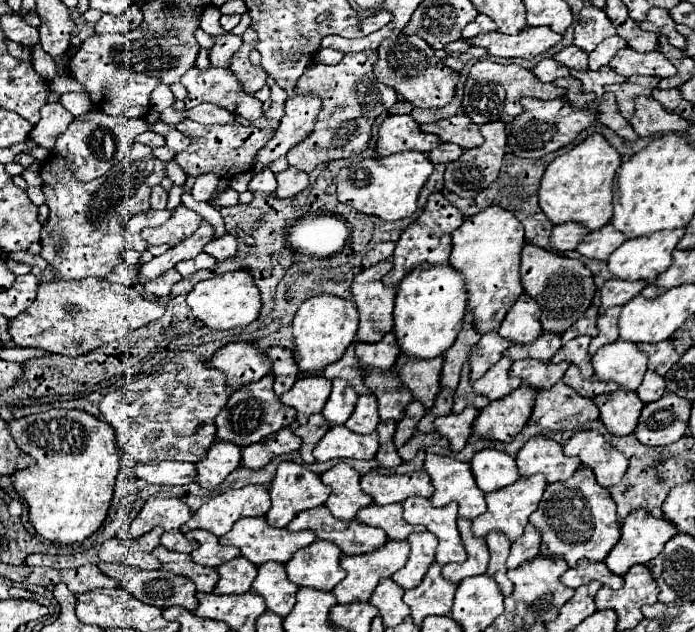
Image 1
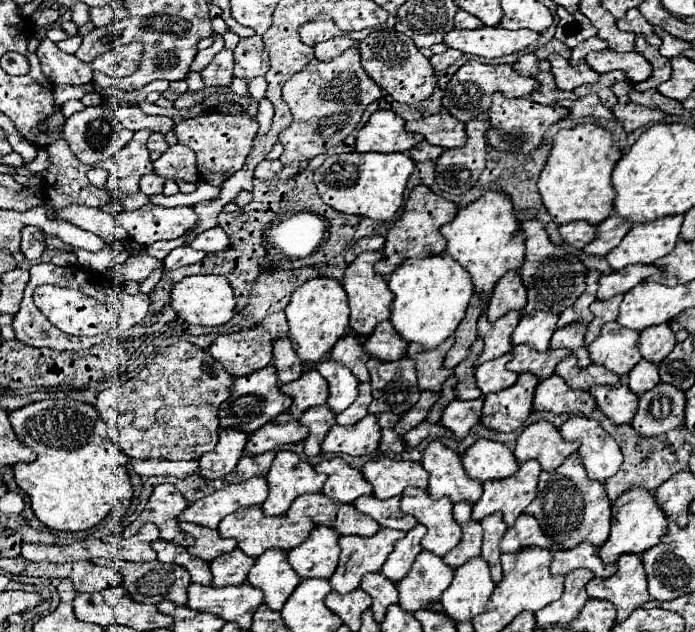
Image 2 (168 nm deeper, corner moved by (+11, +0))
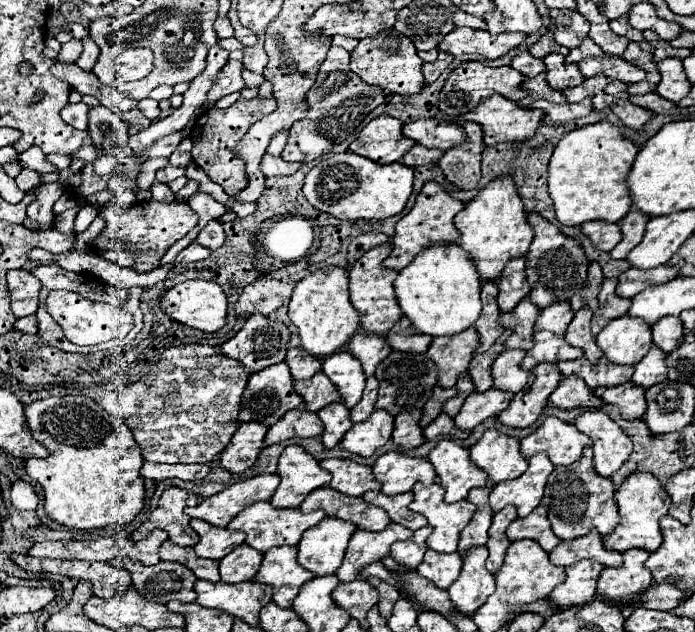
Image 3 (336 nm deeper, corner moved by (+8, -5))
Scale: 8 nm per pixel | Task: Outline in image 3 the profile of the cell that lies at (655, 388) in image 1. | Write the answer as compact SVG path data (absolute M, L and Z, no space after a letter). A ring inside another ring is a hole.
M651 348L651 352L647 352L647 356L635 364L635 374L631 378L633 384L637 384L639 388L651 388L659 382L663 382L667 378L667 368L665 368L665 354L659 352L659 348Z

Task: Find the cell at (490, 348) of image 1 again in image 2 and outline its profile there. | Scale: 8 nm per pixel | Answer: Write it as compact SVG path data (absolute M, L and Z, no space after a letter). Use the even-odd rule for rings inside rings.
M510 311L502 319L496 319L494 323L488 321L486 315L482 315L478 319L478 331L486 345L484 345L484 351L482 351L480 359L476 361L476 365L482 365L484 361L492 361L492 359L512 351L512 331L516 329L518 321L520 321L518 311Z

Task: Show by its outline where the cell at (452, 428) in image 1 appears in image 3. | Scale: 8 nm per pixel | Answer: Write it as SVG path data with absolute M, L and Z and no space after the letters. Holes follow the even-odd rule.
M489 388L483 394L473 392L471 396L467 396L459 414L453 418L455 426L459 430L473 430L477 424L485 422L487 418L499 416L499 412L503 412L503 408L507 408L509 400L511 400L511 394L499 392L495 388Z

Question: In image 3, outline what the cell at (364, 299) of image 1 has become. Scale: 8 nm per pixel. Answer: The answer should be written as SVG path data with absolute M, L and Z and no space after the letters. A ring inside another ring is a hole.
M383 244L377 248L371 248L365 252L363 258L359 258L351 270L349 270L349 292L351 292L351 304L355 310L361 314L361 328L371 334L385 336L393 324L401 318L397 296L393 292L393 282L395 282L395 272L383 268L383 260L389 256L391 244Z

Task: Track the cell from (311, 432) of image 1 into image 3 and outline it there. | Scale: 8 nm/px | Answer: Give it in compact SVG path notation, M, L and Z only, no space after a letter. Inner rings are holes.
M341 402L327 404L325 408L321 408L317 412L317 416L321 418L321 422L325 426L325 430L321 434L325 448L333 448L343 438L343 434L353 426L349 420L349 410Z

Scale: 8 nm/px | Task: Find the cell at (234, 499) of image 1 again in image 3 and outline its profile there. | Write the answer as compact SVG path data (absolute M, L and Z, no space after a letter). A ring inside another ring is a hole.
M263 474L263 476L253 476L247 480L241 480L223 492L203 500L195 508L189 508L187 514L191 518L205 520L217 528L225 528L231 518L235 518L241 510L255 502L271 500L273 492L279 486L279 476L277 474Z

